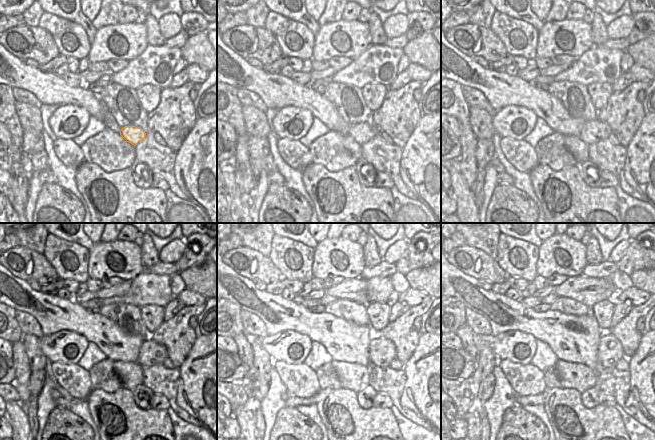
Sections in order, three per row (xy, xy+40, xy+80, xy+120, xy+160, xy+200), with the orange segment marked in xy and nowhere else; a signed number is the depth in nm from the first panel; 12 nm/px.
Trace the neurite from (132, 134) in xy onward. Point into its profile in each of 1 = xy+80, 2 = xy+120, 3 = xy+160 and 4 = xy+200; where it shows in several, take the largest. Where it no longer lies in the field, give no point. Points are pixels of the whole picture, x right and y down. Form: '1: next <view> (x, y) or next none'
1: next xy+80 (593, 131)
2: next xy+120 (151, 353)
3: next xy+160 (382, 351)
4: next xy+200 (610, 351)

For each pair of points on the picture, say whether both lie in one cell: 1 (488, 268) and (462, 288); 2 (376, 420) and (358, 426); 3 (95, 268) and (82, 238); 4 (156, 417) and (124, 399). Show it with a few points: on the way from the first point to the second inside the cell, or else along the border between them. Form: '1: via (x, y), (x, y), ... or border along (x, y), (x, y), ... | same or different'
1: border along (454, 265), (477, 280) | different
2: via (372, 424), (370, 426), (362, 426) | same
3: border along (94, 244), (89, 250) | different
4: via (148, 417), (140, 417), (130, 407) | same

